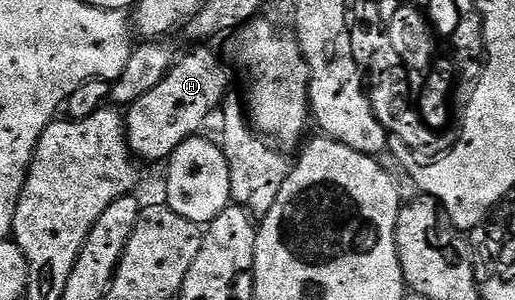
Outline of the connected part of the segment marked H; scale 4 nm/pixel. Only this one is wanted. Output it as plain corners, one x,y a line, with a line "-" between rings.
199,44
187,55
176,57
163,78
141,100
126,107
127,145
136,159
166,163
171,153
187,138
196,137
211,113
216,113
221,96
228,93
227,76
217,55
207,44

